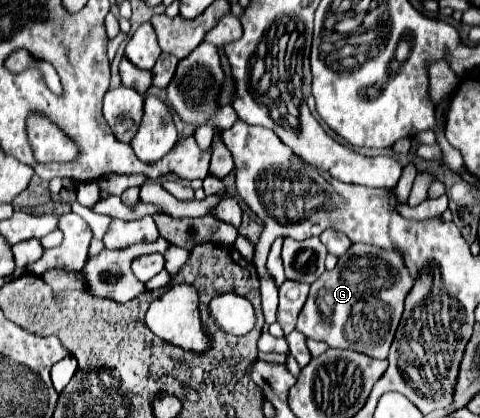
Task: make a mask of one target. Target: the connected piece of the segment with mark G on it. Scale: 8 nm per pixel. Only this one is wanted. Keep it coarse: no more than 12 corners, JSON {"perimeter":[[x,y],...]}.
{"perimeter":[[352,244],[310,288],[306,338],[384,360],[414,286]]}

